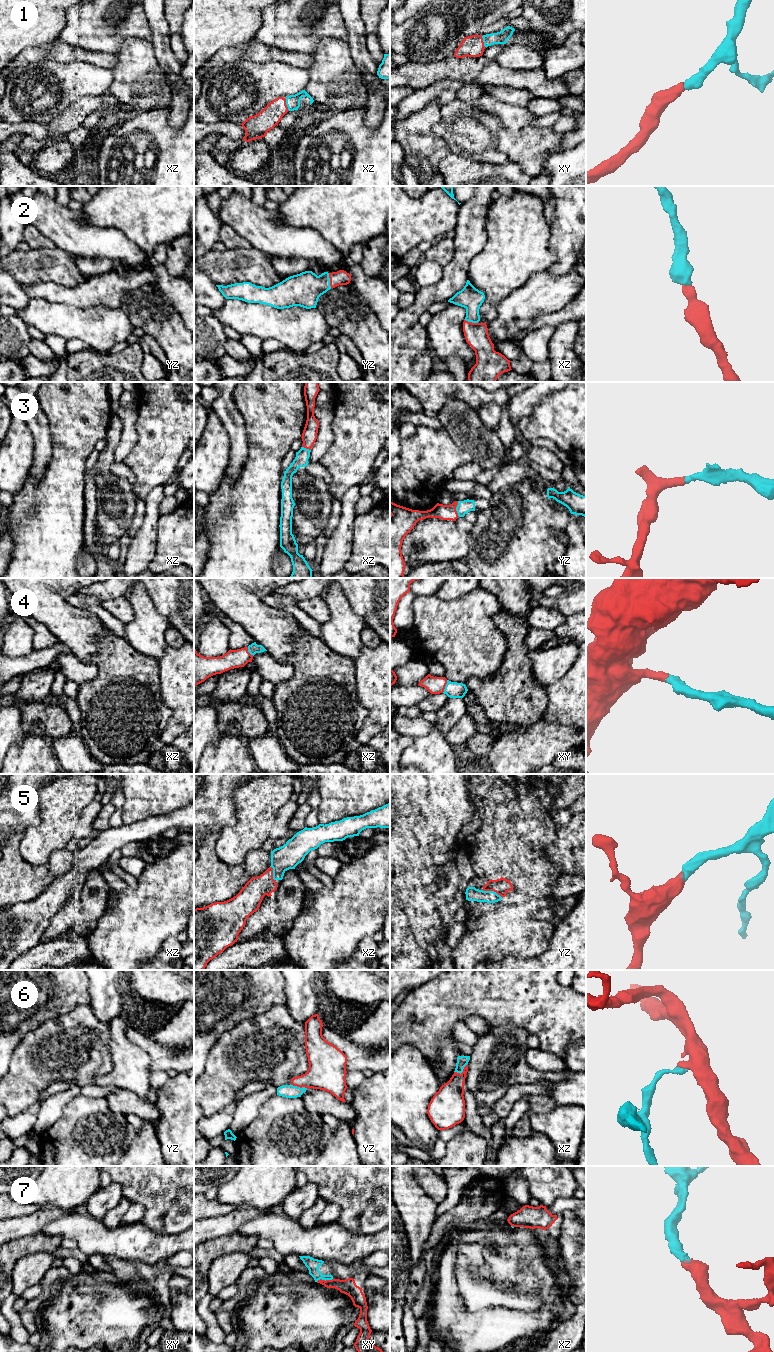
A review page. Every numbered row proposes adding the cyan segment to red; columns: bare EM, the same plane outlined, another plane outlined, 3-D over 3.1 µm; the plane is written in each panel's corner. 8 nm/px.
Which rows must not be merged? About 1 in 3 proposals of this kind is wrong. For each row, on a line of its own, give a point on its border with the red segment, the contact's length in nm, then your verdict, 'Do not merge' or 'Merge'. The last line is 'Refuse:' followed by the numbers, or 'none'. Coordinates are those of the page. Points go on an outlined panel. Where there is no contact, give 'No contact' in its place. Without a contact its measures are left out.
1: Touches red at xz (286, 105). Shared border 100 nm. Merge
2: Touches red at yz (330, 280). Shared border 120 nm. Merge
3: Touches red at yz (455, 509). Shared border 130 nm. Merge
4: Touches red at xy (444, 686). Shared border 110 nm. Merge
5: Touches red at yz (492, 890). Shared border 170 nm. Merge
6: Touches red at yz (299, 1086). Shared border 150 nm. Do not merge
7: Touches red at xy (324, 1280). Shared border 140 nm. Merge
Refuse: 6

